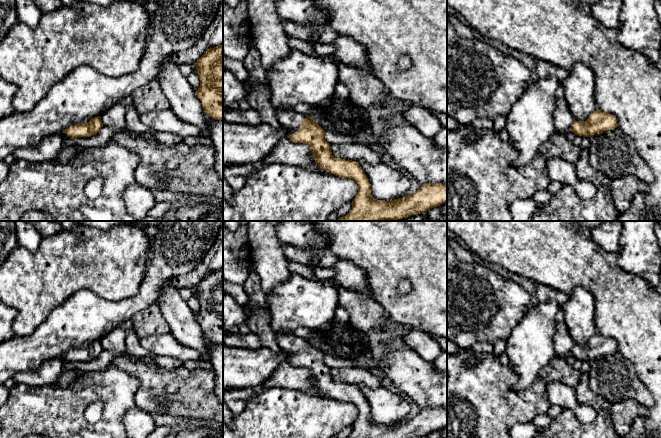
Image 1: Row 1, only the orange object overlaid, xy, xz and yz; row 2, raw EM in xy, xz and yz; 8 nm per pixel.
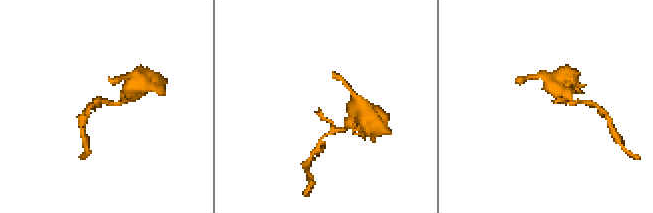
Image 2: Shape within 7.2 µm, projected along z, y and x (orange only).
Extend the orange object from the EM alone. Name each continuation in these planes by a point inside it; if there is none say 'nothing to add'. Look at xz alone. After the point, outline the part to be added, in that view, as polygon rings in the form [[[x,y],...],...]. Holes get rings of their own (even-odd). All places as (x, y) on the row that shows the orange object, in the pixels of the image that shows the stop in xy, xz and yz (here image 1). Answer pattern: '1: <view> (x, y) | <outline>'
1: xz (290, 120) | [[[282,106],[276,108],[276,114],[280,126],[287,129],[290,135],[300,130],[300,125],[307,116],[306,114],[286,110]]]

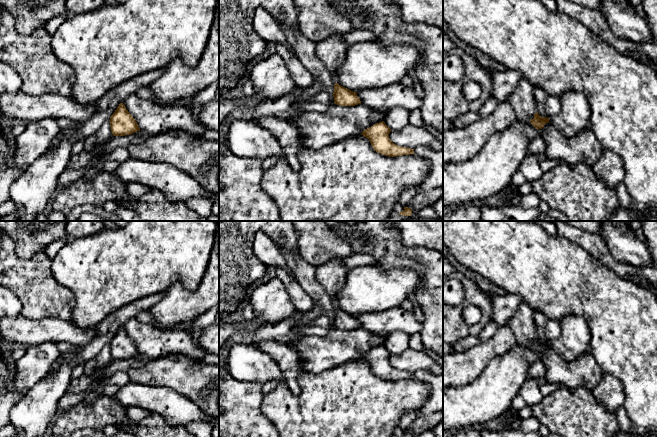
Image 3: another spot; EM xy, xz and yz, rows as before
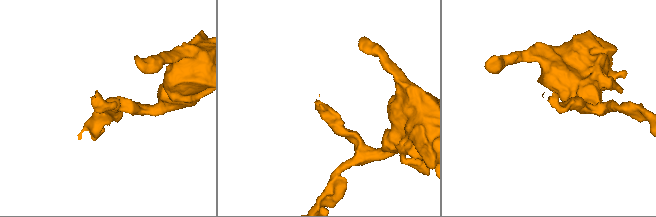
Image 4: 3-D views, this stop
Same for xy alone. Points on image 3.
nothing to add

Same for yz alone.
1: yz (522, 100) | [[[526,79],[521,80],[514,92],[509,98],[517,119],[528,120],[533,119],[534,114],[537,113],[537,102],[533,96],[534,86]]]

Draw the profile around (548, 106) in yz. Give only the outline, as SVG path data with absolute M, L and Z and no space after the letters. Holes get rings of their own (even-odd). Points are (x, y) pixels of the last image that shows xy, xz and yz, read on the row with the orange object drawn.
M534 86L533 96L537 102L537 111L541 117L551 118L560 113L562 108L561 98L549 95L545 91Z

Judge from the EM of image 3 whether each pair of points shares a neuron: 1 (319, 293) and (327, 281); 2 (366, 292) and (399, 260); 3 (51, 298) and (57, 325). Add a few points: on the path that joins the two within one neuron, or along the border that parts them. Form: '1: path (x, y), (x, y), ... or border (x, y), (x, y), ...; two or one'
1: border (316, 267), (316, 281), (332, 296); two
2: border (373, 265), (379, 268), (411, 268), (414, 271); two
3: border (32, 317), (59, 317), (70, 320); two

